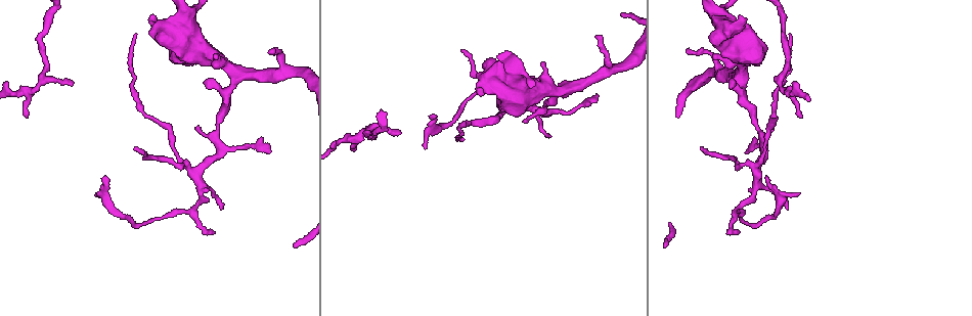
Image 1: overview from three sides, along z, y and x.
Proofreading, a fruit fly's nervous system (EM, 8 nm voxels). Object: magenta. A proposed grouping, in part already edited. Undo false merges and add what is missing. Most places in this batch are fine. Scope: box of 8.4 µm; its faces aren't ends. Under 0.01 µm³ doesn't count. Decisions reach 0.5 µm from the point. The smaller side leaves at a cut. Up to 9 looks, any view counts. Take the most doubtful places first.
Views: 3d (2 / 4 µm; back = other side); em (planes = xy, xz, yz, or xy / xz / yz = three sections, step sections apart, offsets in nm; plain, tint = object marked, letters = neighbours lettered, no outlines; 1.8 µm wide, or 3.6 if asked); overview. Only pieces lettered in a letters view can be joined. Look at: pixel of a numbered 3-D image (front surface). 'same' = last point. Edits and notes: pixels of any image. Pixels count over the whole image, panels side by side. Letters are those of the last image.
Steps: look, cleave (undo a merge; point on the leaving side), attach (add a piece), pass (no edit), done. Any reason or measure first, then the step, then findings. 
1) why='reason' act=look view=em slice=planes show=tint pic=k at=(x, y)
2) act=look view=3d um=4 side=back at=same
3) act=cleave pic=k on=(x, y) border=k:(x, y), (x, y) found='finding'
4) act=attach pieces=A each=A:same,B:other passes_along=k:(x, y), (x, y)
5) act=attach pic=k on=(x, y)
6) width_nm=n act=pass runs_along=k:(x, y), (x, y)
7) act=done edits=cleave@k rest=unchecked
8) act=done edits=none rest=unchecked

why='sudden change in width' act=look view=em slice=planes show=tint pic=1 at=(537, 91)

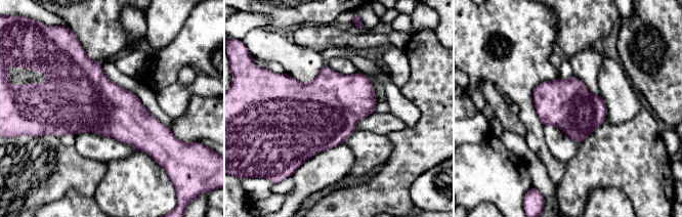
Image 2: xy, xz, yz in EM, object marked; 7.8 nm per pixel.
why='what lies round it' act=look view=em slice=planes show=letters at=same

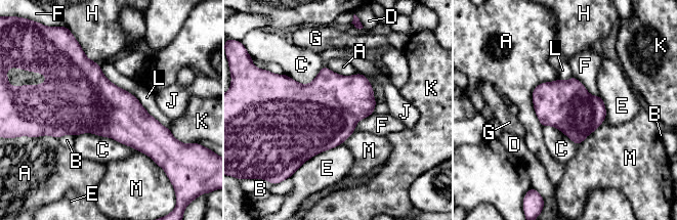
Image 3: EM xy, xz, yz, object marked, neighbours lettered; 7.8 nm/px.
width_nm=380 act=pass each=A:other,B:other,C:other,D:other,E:other,F:other,G:other,H:other,J:other,K:other,L:other,M:other border=3:(558, 78), (533, 91), (542, 127) found='all the same neuron'

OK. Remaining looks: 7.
why='four or more arms meet' act=look view=em slice=xy step=16 show=tint pic=1 at=(199, 168)

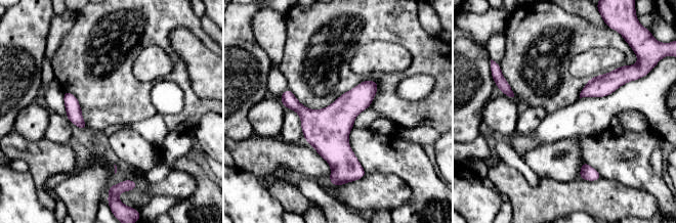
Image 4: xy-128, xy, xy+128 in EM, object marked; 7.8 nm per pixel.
act=look view=em slice=planes show=letters at=same

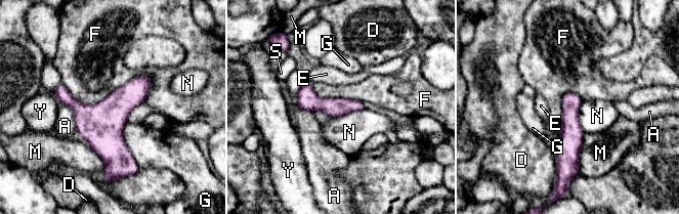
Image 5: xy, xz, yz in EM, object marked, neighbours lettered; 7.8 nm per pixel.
act=pass each=A:other,D:other,E:other,F:other,G:other,M:other,N:other,S:other,Y:other found='all the same neuron'

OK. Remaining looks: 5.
act=look view=em slice=planes show=tint pic=1 at=(37, 87)

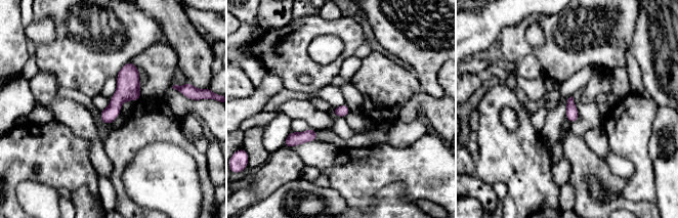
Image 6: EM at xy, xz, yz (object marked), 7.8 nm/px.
why='what lies round it' act=look view=em slice=planes show=letters at=same

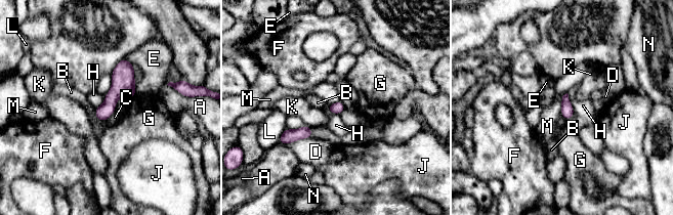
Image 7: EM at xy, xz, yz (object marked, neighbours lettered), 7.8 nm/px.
width_nm=90 act=pass each=A:other,B:other,C:other,D:other,E:other,F:other,G:other,H:other,J:other,K:other,L:other,M:other,N:other border=7:(566, 92), (561, 99), (560, 115) found='continuous, no second neuron'

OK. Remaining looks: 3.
why='thin end' act=look view=em slice=planes show=letters pic=1 at=(736, 231)

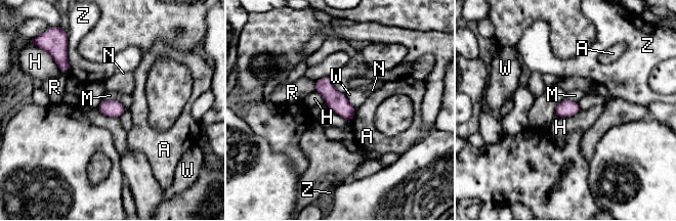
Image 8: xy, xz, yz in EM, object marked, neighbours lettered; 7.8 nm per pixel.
width_nm=130 act=pass each=A:other,H:other,M:other,N:other,R:other,W:other,Z:other border=8:(103, 99), (116, 99), (119, 101) found='no lettered piece goes on from it'

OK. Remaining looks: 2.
act=done edits=none rest=unchecked

